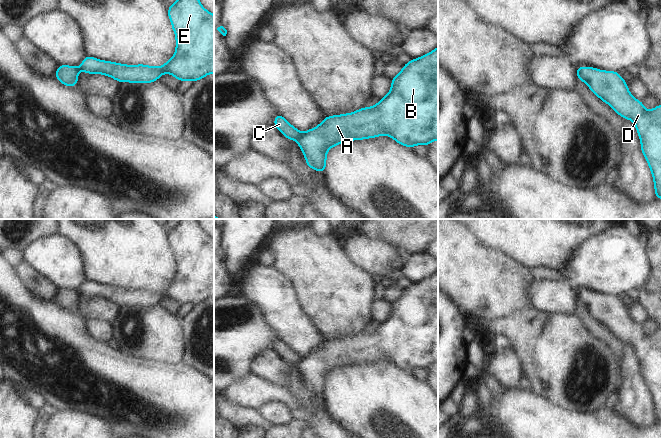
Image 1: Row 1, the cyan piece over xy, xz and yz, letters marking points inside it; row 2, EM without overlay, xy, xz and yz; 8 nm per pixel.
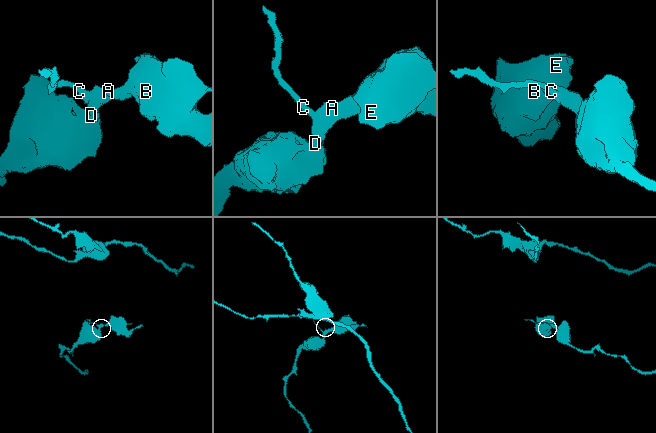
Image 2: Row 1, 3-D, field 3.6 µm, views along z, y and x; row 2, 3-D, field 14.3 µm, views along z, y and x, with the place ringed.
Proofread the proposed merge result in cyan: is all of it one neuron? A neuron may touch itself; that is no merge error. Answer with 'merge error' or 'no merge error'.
merge error

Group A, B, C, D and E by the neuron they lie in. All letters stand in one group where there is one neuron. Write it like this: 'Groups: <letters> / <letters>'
Groups: A B D E / C.

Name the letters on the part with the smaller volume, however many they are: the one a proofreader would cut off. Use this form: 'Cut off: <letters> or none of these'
Cut off: C.

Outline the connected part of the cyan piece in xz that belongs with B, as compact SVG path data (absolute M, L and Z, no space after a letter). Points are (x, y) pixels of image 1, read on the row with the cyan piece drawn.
M438 47L429 54L410 60L402 71L392 78L390 92L380 102L370 108L361 108L354 113L327 116L316 128L310 129L298 138L298 146L305 156L309 168L325 172L327 151L343 141L374 138L380 135L391 136L397 143L412 148L417 144L428 147L431 141L438 140Z

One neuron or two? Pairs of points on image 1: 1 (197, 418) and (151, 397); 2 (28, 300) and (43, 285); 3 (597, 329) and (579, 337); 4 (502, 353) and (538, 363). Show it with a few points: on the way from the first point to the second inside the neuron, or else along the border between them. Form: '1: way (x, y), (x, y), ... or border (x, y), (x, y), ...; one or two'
1: way (186, 414), (174, 405), (162, 402); one
2: border (20, 274), (23, 282), (37, 295), (54, 301); two
3: border (575, 314), (581, 323), (608, 347); two
4: border (505, 342), (514, 351), (523, 369); two

